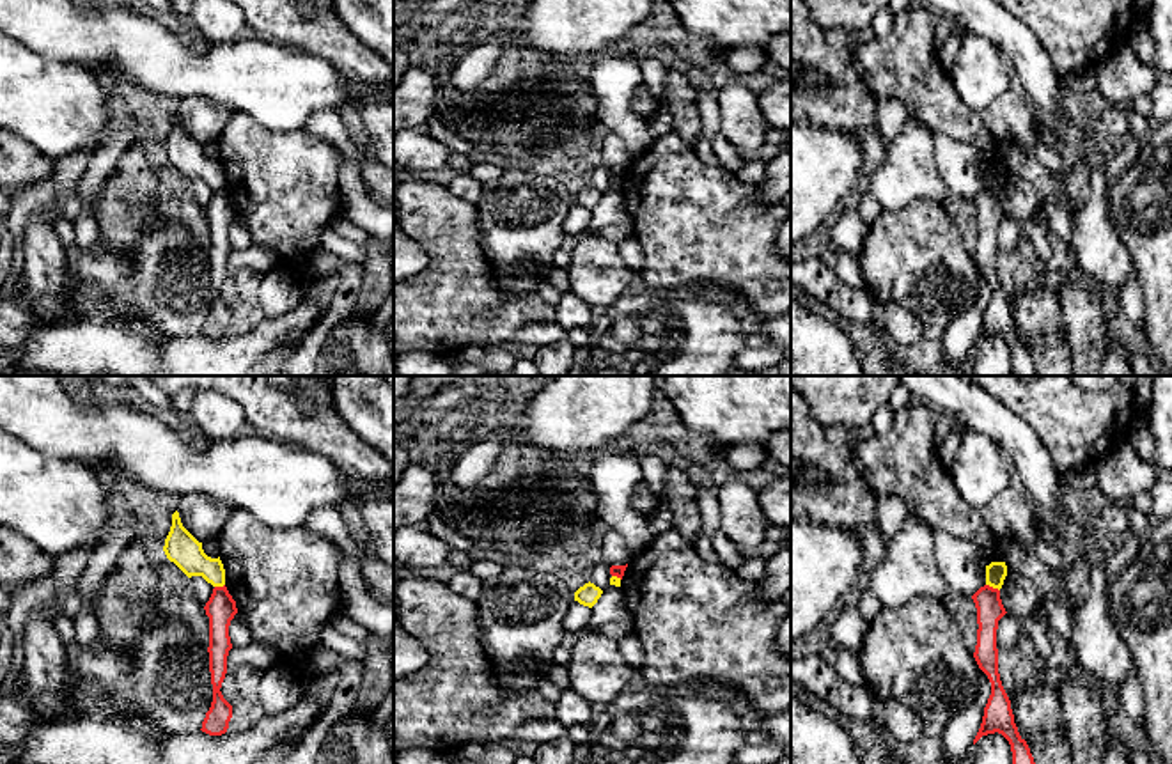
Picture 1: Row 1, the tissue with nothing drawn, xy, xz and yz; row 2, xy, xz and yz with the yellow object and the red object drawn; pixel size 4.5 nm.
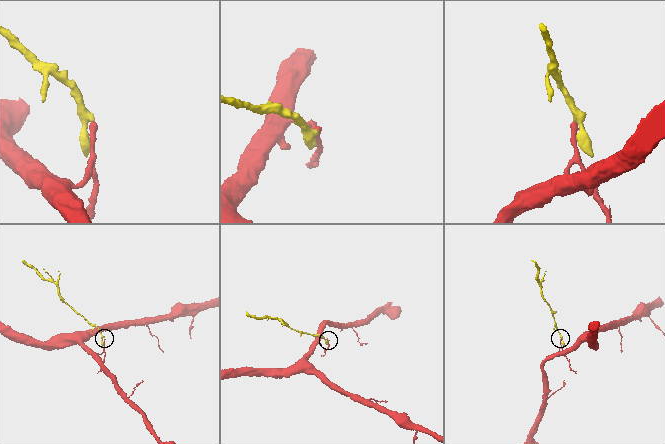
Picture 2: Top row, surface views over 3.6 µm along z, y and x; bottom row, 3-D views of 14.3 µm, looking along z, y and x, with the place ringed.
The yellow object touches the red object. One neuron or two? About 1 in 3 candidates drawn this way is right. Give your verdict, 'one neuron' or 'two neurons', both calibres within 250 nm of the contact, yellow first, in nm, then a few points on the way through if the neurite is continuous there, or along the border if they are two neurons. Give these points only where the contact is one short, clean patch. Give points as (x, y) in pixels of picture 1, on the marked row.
two neurons | 100/120 nm | along yz (986, 584), (999, 591)

